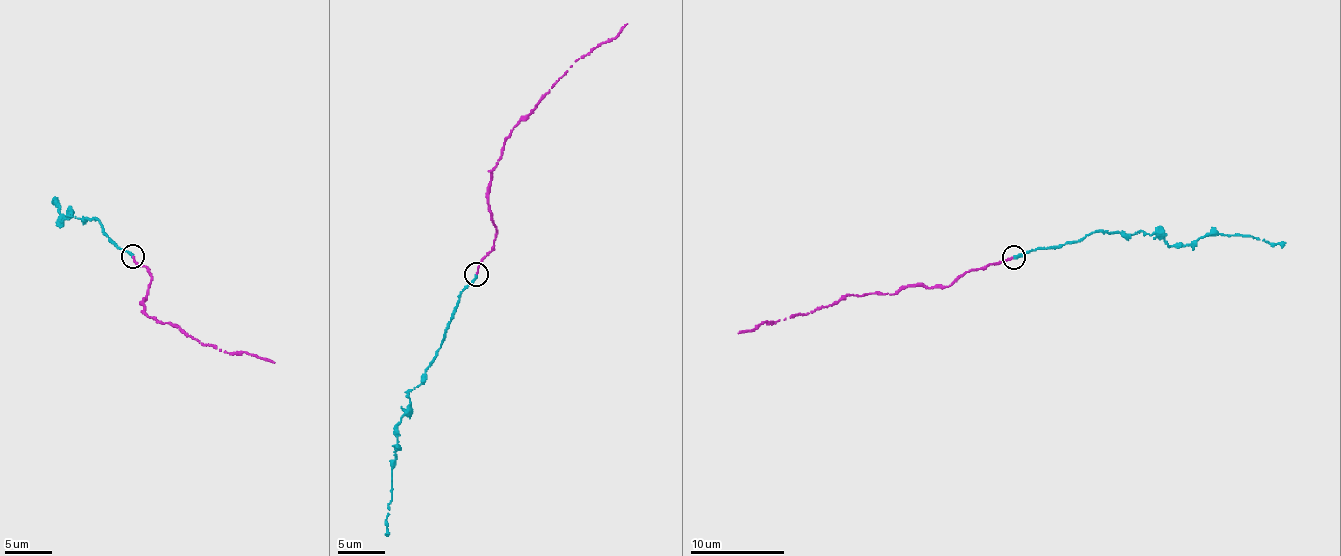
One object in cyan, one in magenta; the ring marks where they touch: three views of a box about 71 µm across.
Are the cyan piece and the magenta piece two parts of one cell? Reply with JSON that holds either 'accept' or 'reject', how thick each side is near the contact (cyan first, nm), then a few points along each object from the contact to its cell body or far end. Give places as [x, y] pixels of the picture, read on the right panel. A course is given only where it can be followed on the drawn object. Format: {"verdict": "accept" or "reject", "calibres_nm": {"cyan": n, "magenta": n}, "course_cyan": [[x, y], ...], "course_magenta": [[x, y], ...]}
{"verdict": "accept", "calibres_nm": {"cyan": 300, "magenta": 200}, "course_cyan": [[1013, 257], [1104, 231], [1157, 234], [1169, 246], [1193, 246], [1219, 233], [1286, 242]], "course_magenta": [[1013, 257], [965, 271], [939, 287], [901, 285], [894, 293], [841, 297], [828, 306], [737, 334]]}

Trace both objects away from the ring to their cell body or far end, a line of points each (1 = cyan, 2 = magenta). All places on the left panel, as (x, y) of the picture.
1: (132, 256), (110, 241), (95, 217), (69, 216), (72, 214), (60, 225), (56, 197), (52, 202), (55, 197)
2: (132, 256), (151, 277), (142, 305), (149, 316), (177, 326), (186, 335), (215, 349), (250, 353), (275, 363)

